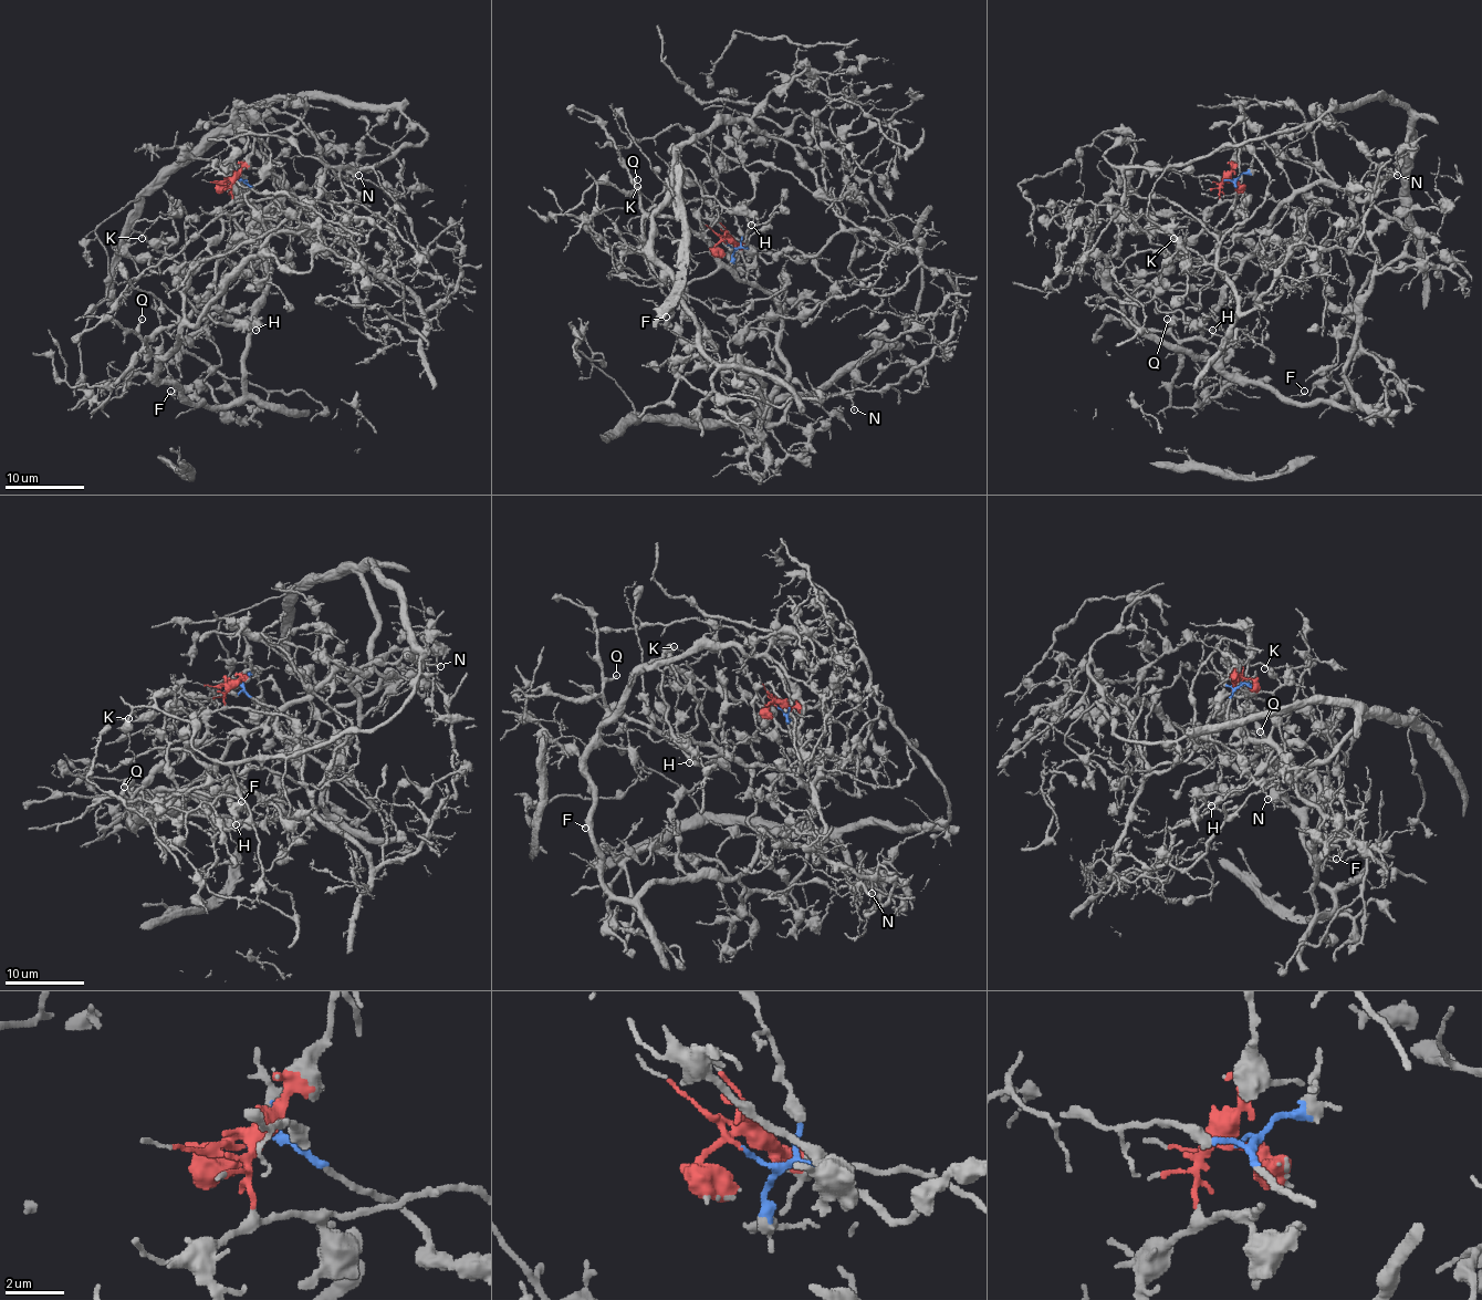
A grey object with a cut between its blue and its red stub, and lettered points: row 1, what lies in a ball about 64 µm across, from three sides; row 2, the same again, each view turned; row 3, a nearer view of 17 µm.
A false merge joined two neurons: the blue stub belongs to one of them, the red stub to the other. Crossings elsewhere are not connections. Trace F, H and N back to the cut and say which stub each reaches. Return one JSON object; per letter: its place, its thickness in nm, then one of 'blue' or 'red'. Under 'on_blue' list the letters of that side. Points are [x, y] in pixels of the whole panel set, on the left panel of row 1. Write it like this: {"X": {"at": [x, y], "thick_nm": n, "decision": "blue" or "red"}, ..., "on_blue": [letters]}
{"F": {"at": [170, 391], "thick_nm": 120, "decision": "red"}, "H": {"at": [256, 330], "thick_nm": 150, "decision": "red"}, "N": {"at": [358, 175], "thick_nm": 150, "decision": "red"}, "on_blue": []}

